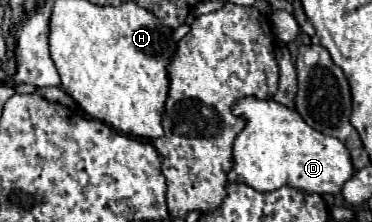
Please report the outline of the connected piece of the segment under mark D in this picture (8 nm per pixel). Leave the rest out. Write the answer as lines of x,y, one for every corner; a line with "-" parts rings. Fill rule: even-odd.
244,98
234,106
234,114
246,116
248,122
234,142
234,168
228,182
248,184
258,192
292,186
302,192
338,194
354,176
348,148
338,138
310,128
296,110
278,106
274,100

